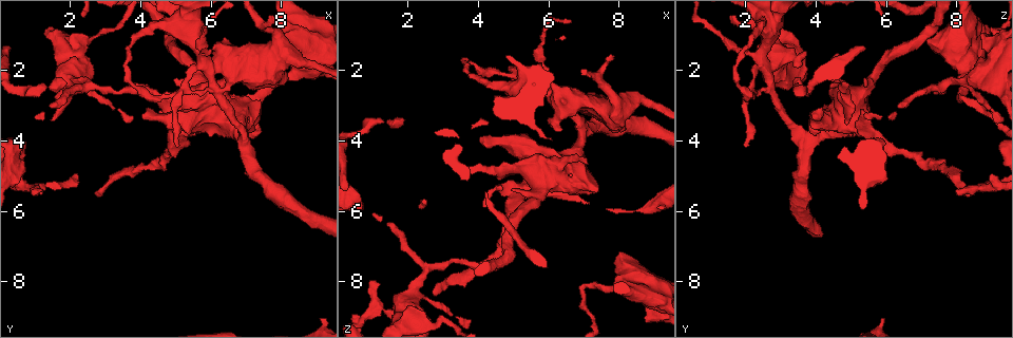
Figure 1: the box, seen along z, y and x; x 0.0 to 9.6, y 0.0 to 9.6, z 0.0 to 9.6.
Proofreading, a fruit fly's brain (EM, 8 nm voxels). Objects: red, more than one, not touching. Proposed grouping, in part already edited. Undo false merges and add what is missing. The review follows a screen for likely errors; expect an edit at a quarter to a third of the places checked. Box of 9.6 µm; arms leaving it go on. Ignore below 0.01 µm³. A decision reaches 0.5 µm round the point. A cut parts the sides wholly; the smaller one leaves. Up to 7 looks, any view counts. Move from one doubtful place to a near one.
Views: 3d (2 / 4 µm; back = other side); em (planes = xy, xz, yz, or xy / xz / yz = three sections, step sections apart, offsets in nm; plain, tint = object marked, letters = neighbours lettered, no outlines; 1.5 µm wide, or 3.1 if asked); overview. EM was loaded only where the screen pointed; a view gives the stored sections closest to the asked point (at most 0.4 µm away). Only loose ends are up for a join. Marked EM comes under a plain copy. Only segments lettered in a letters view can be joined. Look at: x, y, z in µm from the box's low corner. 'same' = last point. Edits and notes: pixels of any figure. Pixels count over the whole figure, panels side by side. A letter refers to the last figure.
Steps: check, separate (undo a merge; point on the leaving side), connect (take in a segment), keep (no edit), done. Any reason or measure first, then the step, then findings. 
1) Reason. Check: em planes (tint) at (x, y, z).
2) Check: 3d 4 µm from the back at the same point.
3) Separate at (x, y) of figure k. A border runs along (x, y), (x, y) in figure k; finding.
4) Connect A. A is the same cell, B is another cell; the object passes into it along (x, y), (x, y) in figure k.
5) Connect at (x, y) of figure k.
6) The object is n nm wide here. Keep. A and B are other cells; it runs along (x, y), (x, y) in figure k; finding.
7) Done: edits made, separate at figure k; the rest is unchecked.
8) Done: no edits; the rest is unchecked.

Abrupt turn. Check: 3d 4 µm at (2.20, 2.40, 8.45).

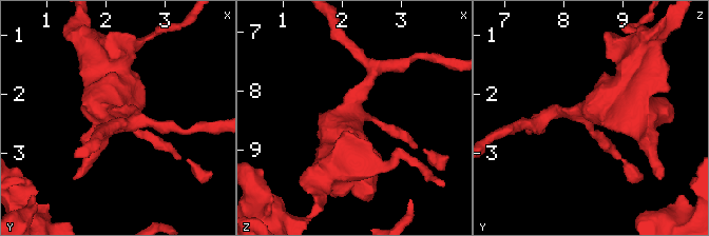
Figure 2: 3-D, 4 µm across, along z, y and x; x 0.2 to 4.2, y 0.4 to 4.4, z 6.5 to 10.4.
3 arms meet here; the arms are 190, 200, 700 nm wide; now the EM. Check: em xy step 4 (tint) at (2.25, 2.45, 8.45).

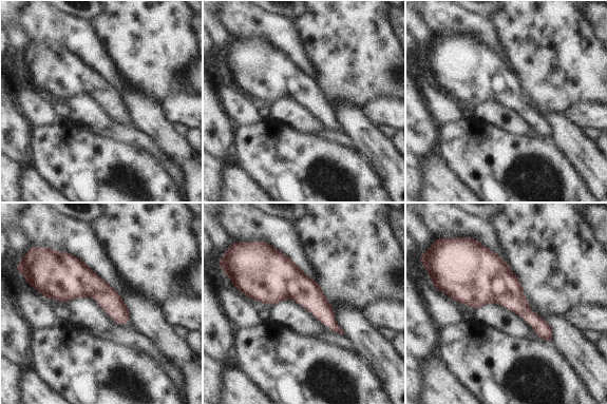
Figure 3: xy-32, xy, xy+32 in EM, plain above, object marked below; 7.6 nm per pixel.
Cut it another way. Check: em planes (letters) at the same point.

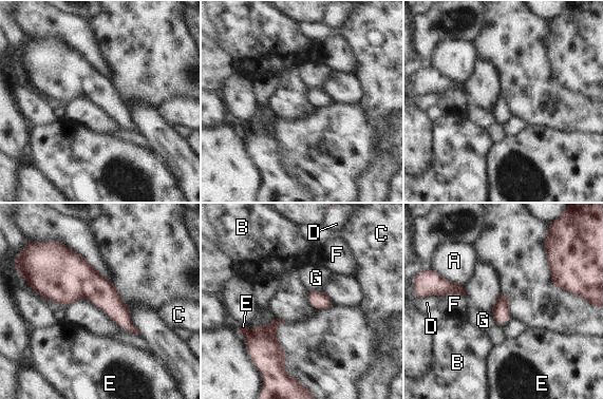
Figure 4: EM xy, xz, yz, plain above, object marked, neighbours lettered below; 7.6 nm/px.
Keep. A, B, C, D, E, F and G are other cells; all the same neuron.

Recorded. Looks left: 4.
Check: 3d 4 µm at (4.10, 4.80, 7.55).

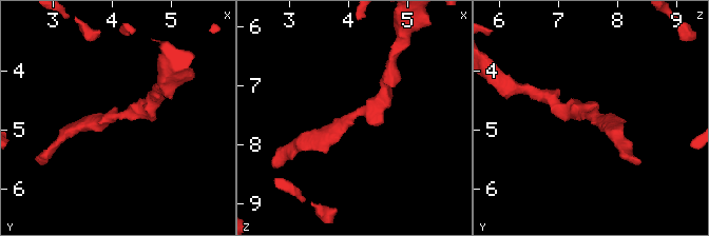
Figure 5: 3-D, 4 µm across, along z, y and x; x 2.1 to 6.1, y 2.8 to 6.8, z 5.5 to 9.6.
The arms are 220, 280 nm wide. Check: em yz step 8 (tint) at (4.15, 4.70, 7.50).

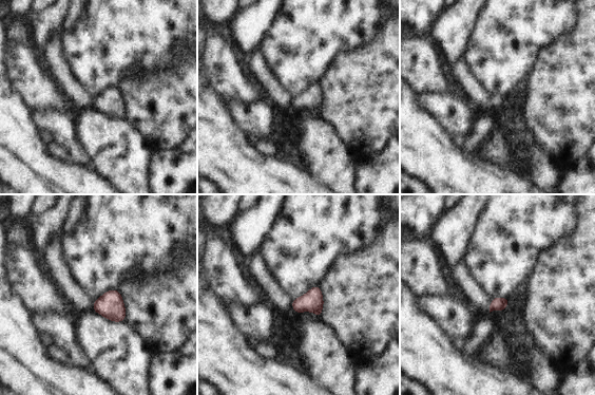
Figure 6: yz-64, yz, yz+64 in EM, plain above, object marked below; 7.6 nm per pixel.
Another direction. Check: em planes (letters) at the same point.

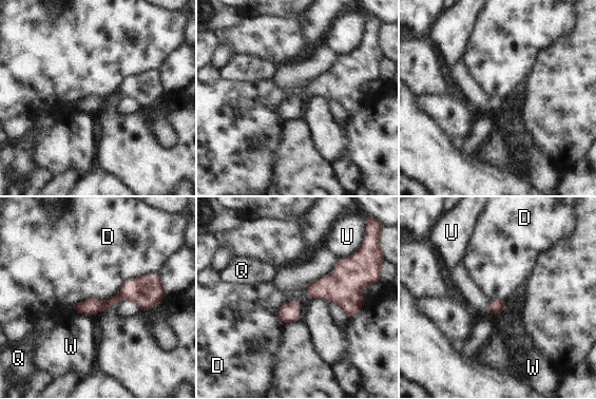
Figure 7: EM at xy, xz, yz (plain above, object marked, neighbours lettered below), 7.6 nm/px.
The object is 110 nm wide here. Keep. D, Q, U and W are other cells; it runs along (159, 277), (146, 290), (77, 310) in figure 7; one neuron here.

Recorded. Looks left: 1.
Done: no edits; the rest is unchecked.

